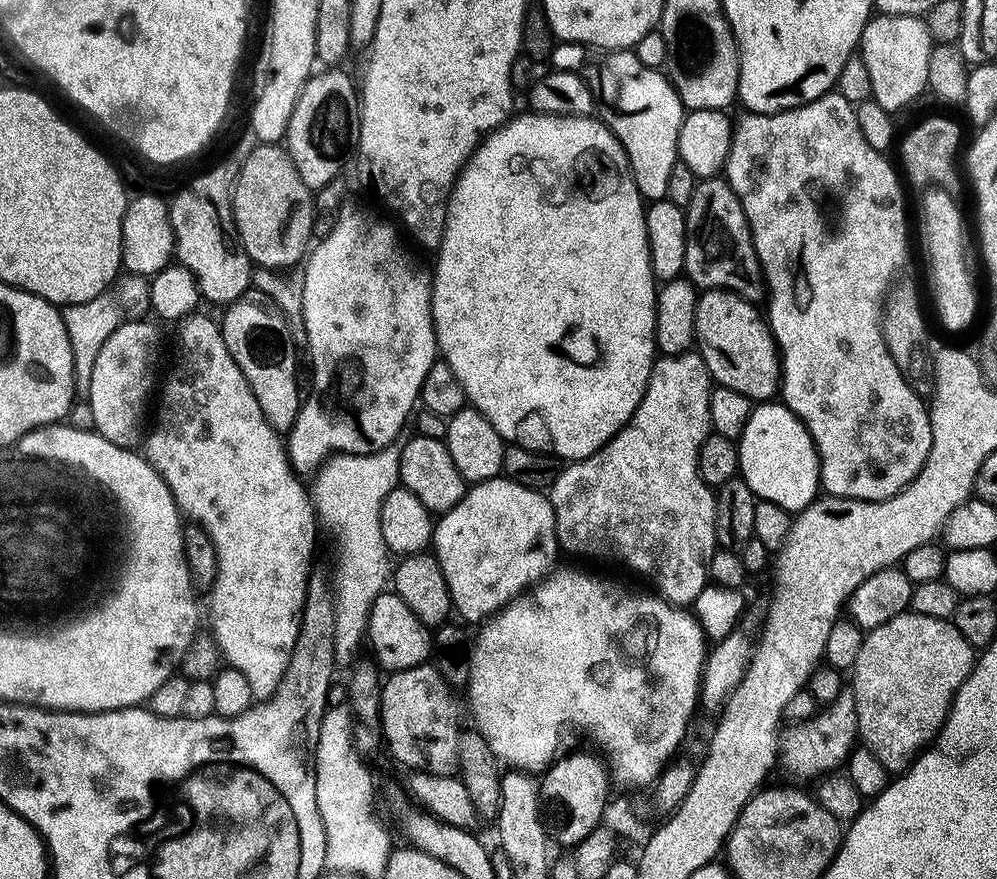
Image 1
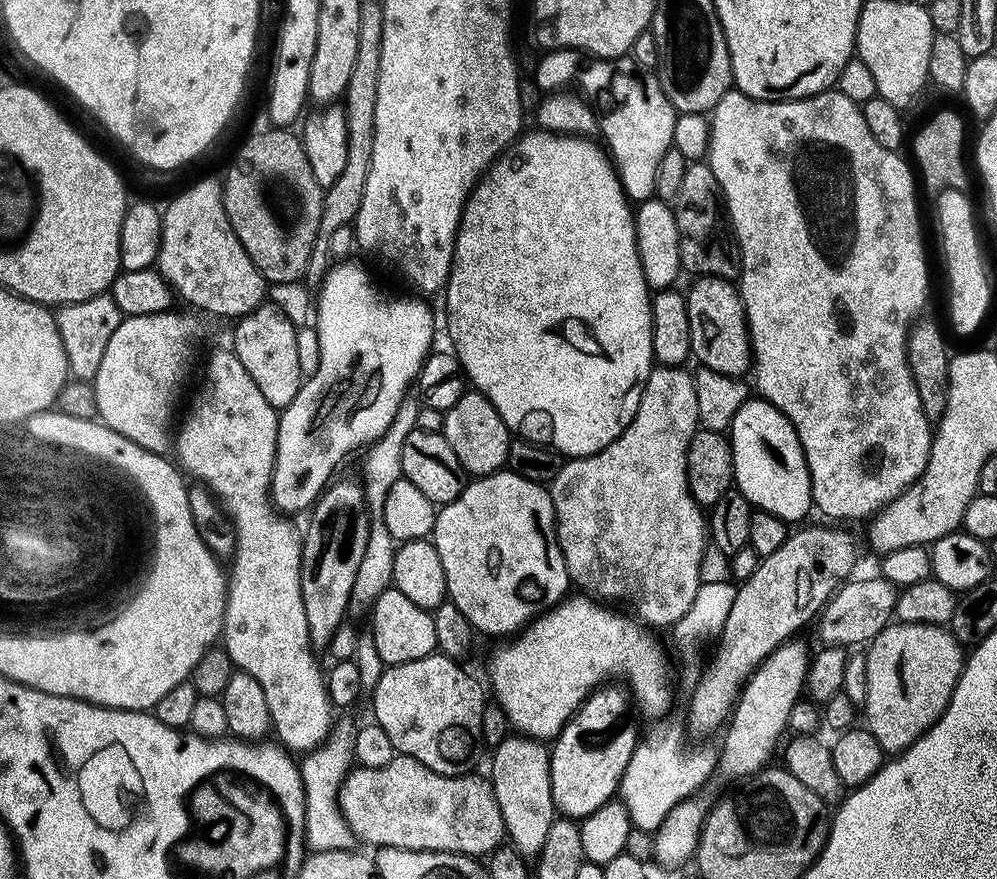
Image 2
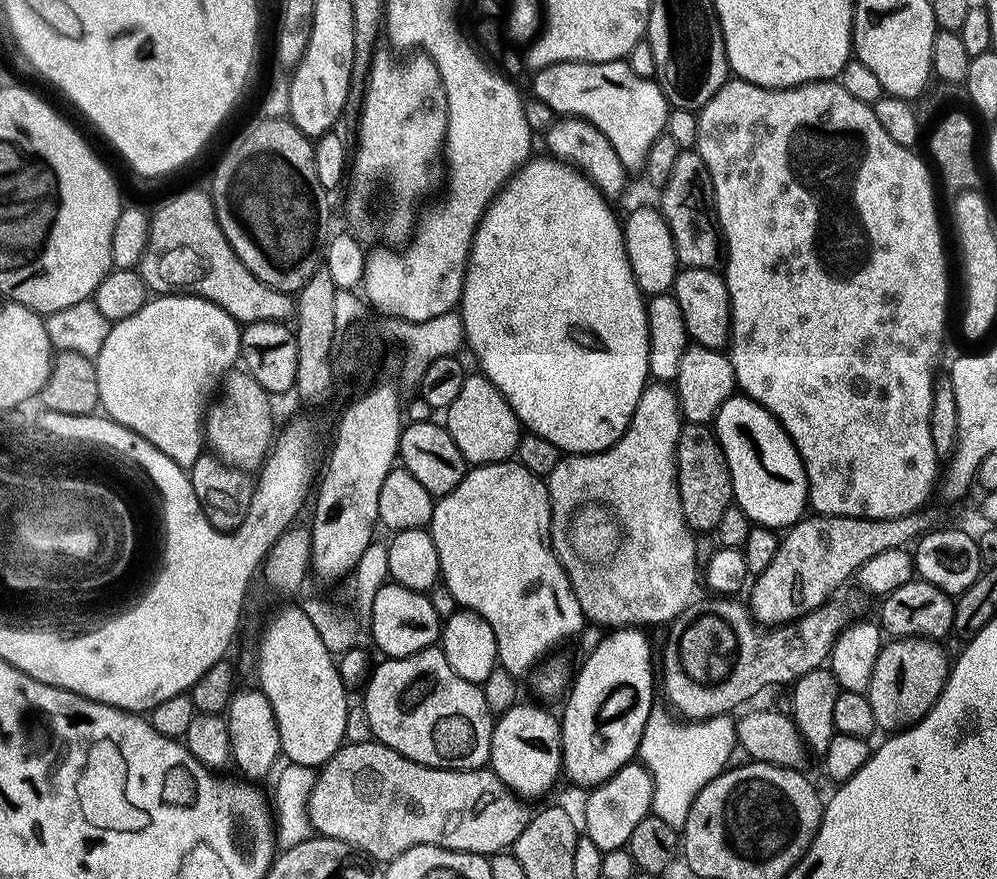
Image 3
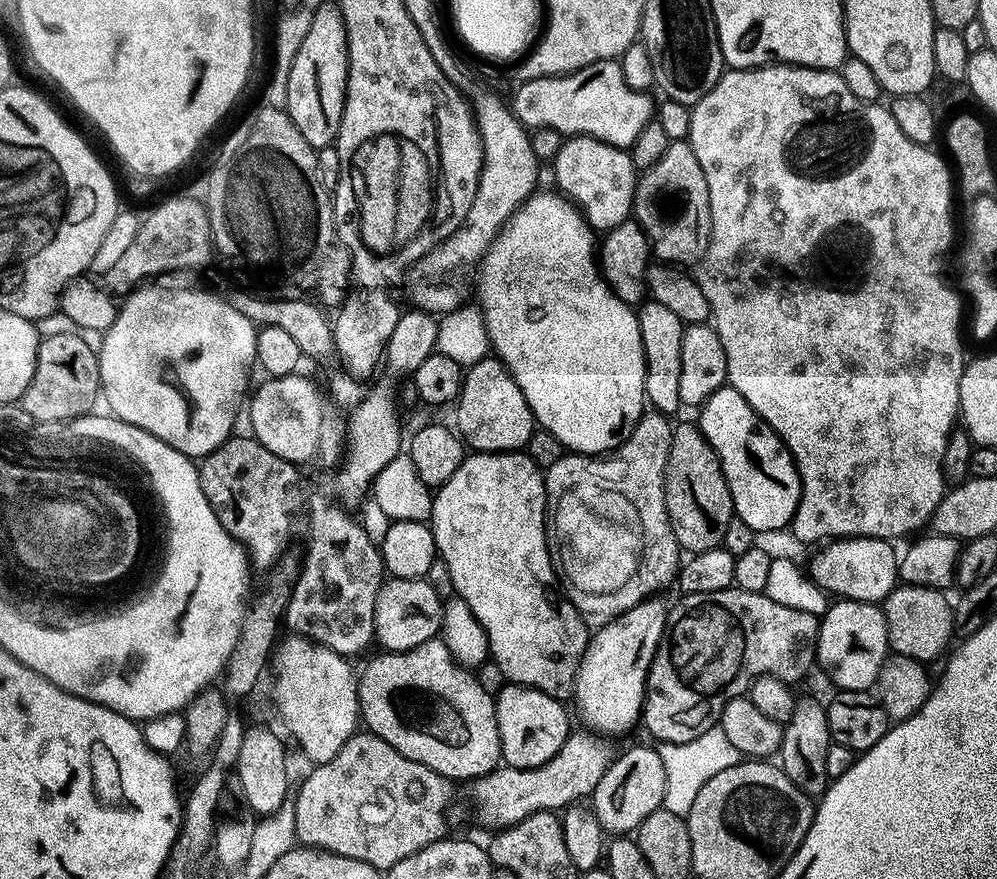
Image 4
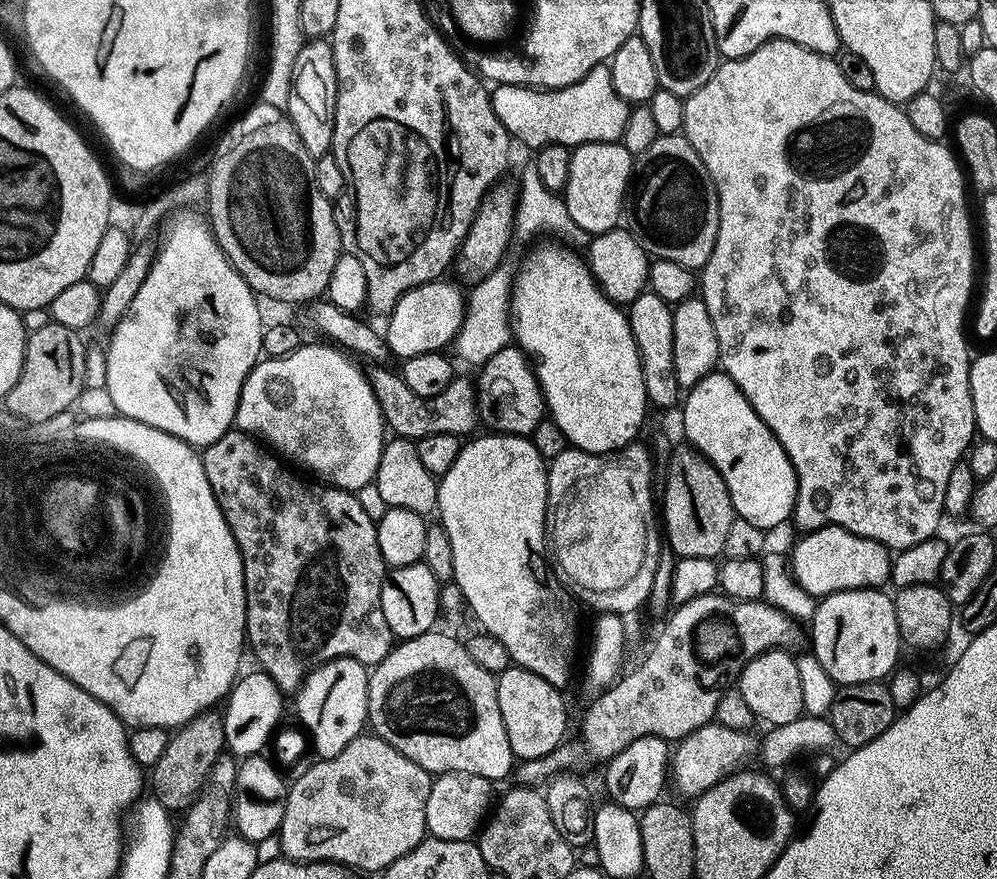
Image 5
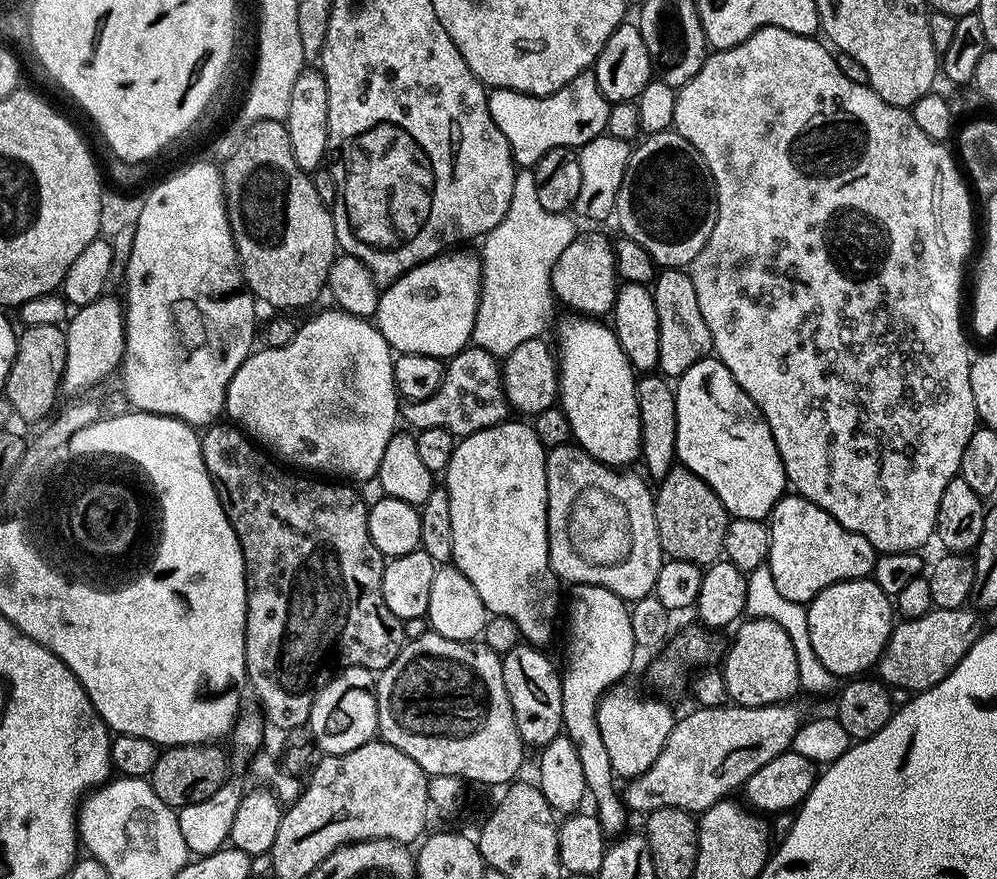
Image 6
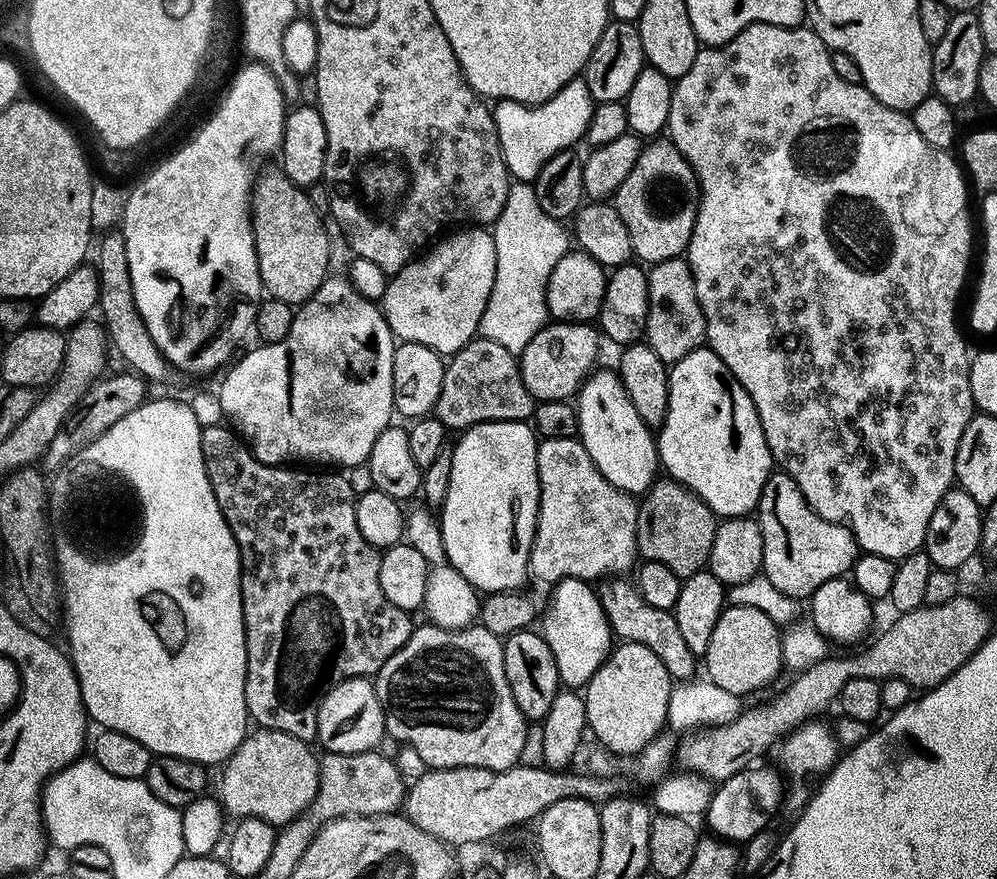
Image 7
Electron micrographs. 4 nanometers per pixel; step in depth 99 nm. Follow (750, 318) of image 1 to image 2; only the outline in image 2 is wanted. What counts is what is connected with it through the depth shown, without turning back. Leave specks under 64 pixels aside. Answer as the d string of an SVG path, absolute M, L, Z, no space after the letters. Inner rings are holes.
M698 276L691 282L684 301L690 318L692 356L718 374L743 377L752 367L752 339L748 337L748 319L737 285L721 276Z

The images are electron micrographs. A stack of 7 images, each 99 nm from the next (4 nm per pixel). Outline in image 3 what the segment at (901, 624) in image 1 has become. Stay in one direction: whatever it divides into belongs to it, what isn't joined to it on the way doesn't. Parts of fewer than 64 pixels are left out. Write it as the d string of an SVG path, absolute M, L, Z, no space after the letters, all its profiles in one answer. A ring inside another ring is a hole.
M889 639L880 649L866 695L874 710L877 729L895 734L912 727L936 704L950 671L950 656L929 639Z

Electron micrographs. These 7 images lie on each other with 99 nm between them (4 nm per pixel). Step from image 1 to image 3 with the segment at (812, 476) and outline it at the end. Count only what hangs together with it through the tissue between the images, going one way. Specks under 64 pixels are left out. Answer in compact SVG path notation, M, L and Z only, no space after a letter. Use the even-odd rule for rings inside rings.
M734 394L716 415L714 431L726 454L726 462L732 475L732 494L735 507L744 511L748 519L756 526L784 530L796 524L806 512L808 479L804 473L804 463L799 450L792 444L787 430L770 414L770 410L766 410L758 401L752 400L748 396Z

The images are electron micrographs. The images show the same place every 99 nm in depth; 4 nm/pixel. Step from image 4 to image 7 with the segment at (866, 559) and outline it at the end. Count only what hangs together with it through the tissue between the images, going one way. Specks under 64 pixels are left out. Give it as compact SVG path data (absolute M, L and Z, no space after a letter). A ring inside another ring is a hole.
M783 470L773 471L760 495L758 519L762 530L764 567L762 574L786 597L797 602L811 598L824 582L847 577L858 559L858 545L854 534L846 526L822 518L808 505L794 478Z

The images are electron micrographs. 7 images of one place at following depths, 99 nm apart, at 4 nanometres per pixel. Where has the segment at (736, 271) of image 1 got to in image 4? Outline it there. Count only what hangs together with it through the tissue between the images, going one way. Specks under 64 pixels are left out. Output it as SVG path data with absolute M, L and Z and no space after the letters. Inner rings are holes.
M672 142L666 152L642 172L636 182L636 202L634 219L640 229L648 236L653 253L664 260L673 260L676 266L696 264L699 260L709 259L713 251L712 215L710 214L710 186L706 186L706 174L702 174L702 166L698 166L698 158L694 158L694 150L687 142Z

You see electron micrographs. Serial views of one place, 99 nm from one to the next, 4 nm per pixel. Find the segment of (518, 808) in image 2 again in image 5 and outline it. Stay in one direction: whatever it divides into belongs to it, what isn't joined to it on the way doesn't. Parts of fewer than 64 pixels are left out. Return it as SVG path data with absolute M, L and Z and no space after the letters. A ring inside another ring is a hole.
M511 666L496 676L498 710L502 710L502 722L506 726L506 738L510 738L510 750L517 761L540 760L549 756L565 743L564 731L568 728L568 708L564 705L561 689L550 686L546 678L525 668Z

